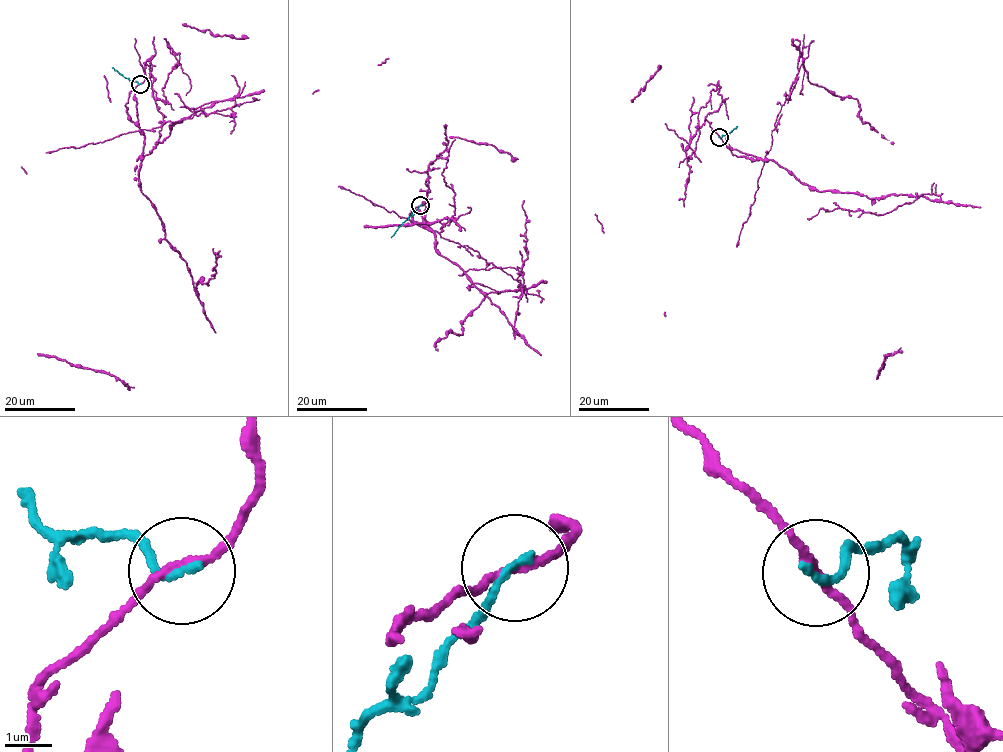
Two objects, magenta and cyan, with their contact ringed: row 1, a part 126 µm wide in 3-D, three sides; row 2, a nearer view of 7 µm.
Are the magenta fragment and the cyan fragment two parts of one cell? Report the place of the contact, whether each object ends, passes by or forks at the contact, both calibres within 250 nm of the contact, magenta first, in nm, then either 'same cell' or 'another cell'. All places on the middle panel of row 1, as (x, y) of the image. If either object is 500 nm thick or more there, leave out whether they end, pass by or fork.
(420, 205) | magenta passes by | cyan ends | 170/170 nm | another cell

